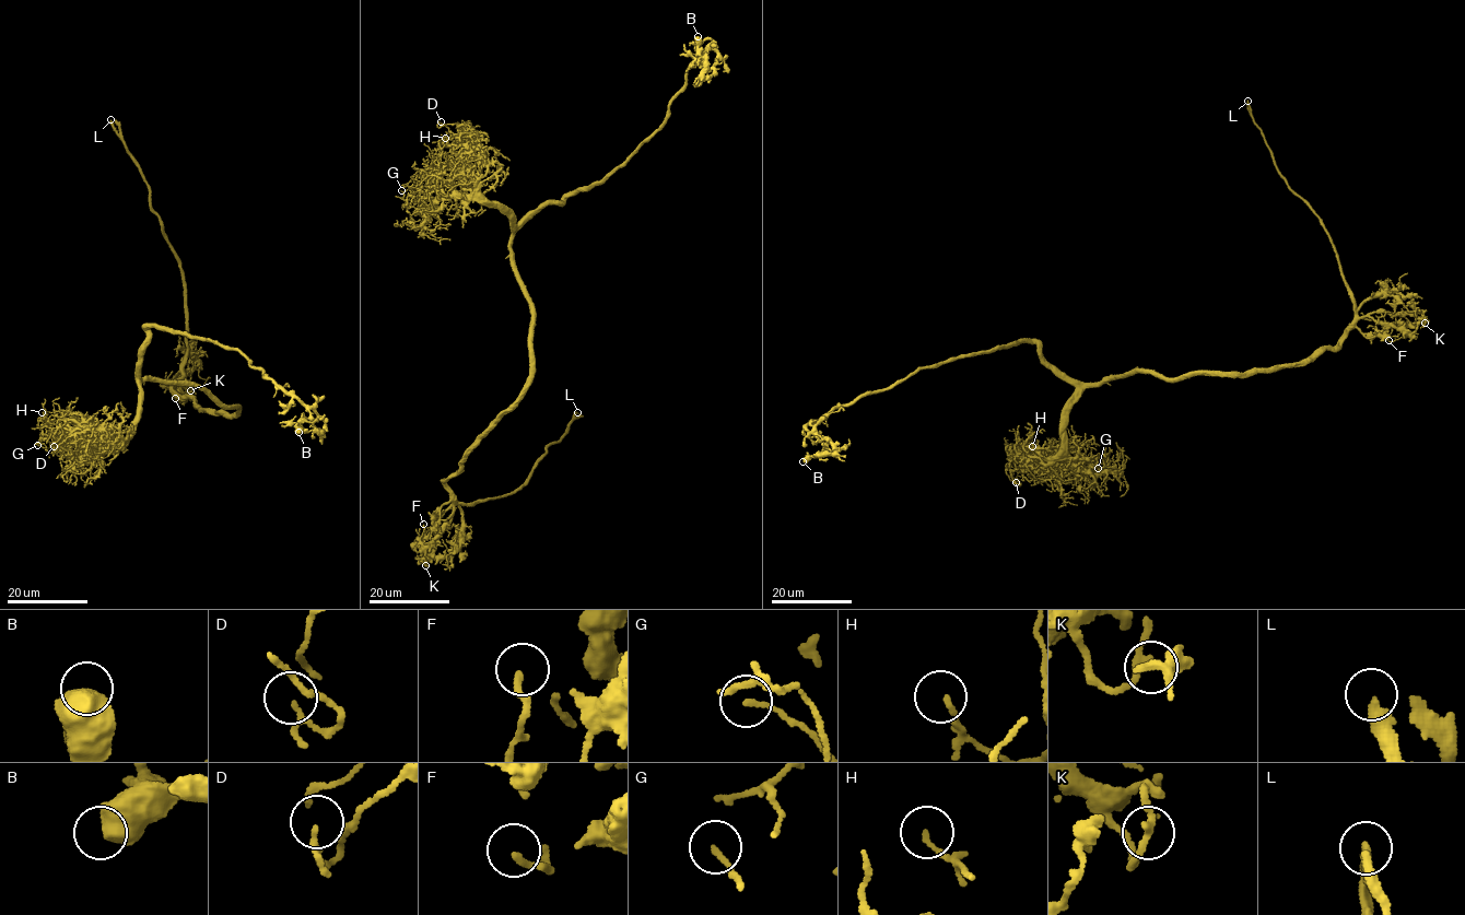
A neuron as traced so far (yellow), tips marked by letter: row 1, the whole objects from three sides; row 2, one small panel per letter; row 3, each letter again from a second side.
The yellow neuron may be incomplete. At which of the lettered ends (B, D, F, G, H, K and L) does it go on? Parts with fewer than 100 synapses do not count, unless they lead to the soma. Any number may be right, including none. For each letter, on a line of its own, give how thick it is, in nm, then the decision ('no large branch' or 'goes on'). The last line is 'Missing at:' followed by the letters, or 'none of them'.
B: 850 nm thick; no large branch
D: 110 nm thick; no large branch
F: 170 nm thick; no large branch
G: 100 nm thick; no large branch
H: 130 nm thick; no large branch
K: 180 nm thick; no large branch
L: 200 nm thick; goes on
Missing at: L

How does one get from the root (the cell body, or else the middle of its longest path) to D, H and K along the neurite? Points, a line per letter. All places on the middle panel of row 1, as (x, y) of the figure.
D: (531, 306), (512, 267), (511, 220), (479, 188), (477, 136), (456, 124), (438, 127), (441, 121)
H: (531, 306), (512, 267), (511, 220), (479, 188), (477, 136), (471, 129), (458, 131), (446, 145), (445, 138)
K: (531, 306), (527, 387), (477, 436), (456, 473), (444, 480), (454, 503), (450, 520), (425, 565)

